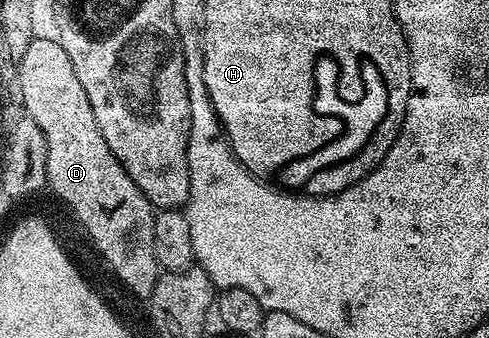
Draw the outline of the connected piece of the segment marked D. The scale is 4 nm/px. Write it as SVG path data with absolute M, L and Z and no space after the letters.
M32 40L20 62L20 90L23 93L26 113L40 125L46 142L46 167L54 186L77 207L78 214L89 224L85 234L89 240L98 240L102 249L114 263L122 278L126 279L139 294L152 294L160 278L158 258L154 252L154 216L156 208L140 193L136 181L128 177L124 165L108 149L108 141L100 133L96 125L96 117L92 113L92 105L88 105L88 93L76 78L76 69L72 69L72 61L68 61L68 53L64 53L61 42L52 40Z

